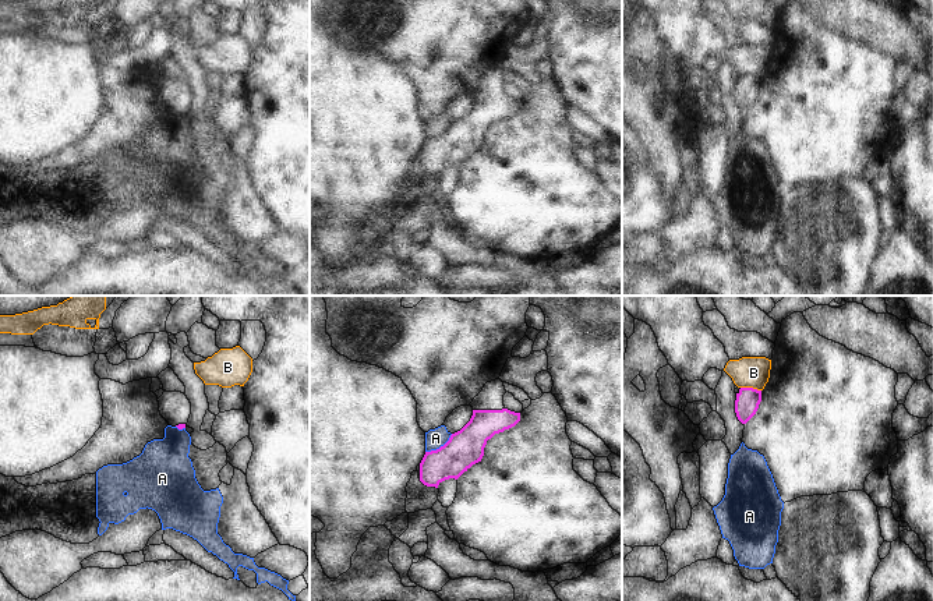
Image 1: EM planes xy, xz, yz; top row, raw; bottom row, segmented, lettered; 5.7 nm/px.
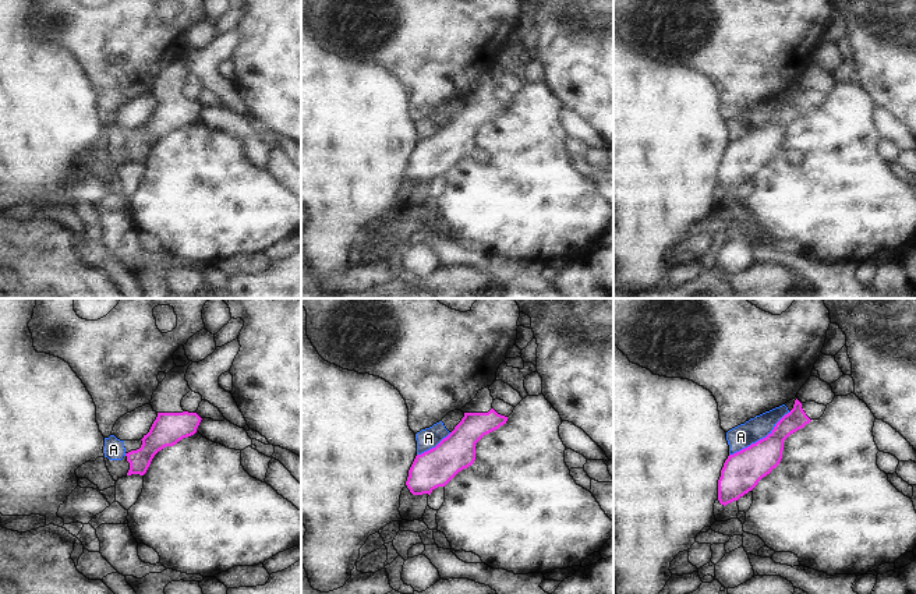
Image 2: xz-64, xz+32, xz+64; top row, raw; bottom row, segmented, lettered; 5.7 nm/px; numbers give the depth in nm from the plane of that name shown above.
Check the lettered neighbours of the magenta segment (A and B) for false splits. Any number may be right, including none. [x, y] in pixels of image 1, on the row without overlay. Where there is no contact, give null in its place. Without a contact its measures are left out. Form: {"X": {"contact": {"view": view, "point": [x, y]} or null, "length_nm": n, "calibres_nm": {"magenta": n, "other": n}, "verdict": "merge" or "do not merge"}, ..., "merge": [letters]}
{"A": {"contact": {"view": "xz", "point": [441, 134]}, "length_nm": 190, "calibres_nm": {"magenta": 220, "other": 110}, "verdict": "do not merge"}, "B": {"contact": {"view": "yz", "point": [751, 75]}, "length_nm": 120, "calibres_nm": {"magenta": 140, "other": 180}, "verdict": "do not merge"}, "merge": []}

